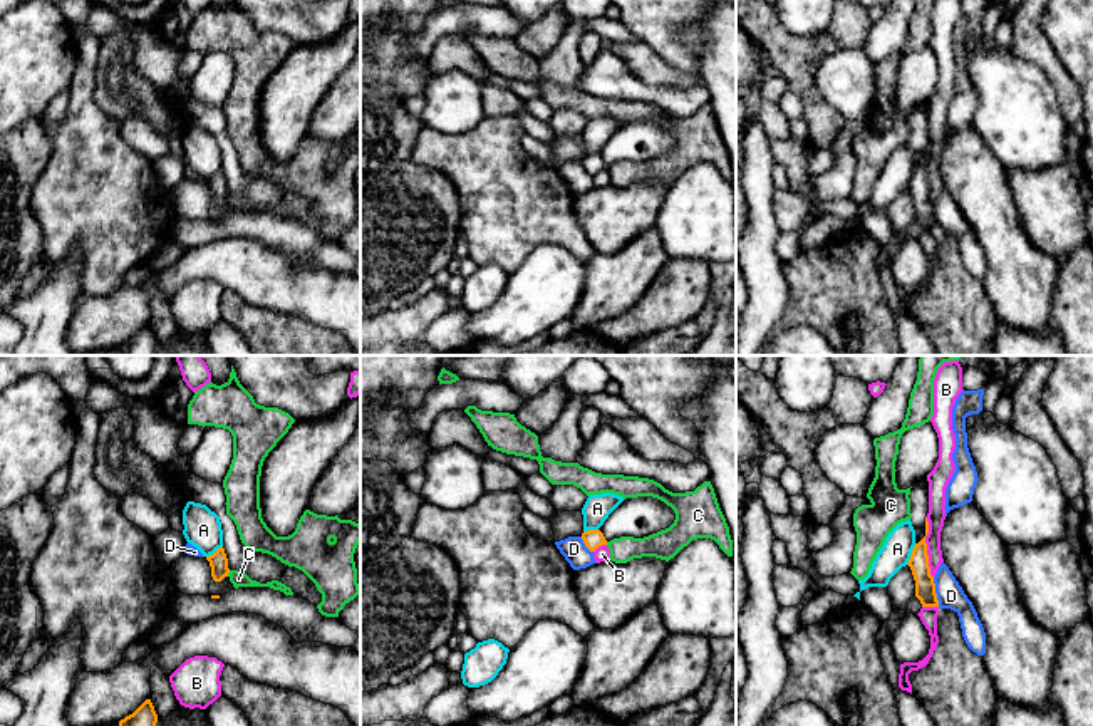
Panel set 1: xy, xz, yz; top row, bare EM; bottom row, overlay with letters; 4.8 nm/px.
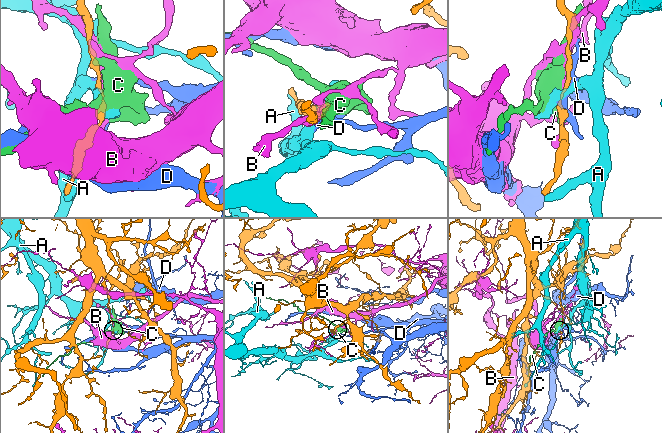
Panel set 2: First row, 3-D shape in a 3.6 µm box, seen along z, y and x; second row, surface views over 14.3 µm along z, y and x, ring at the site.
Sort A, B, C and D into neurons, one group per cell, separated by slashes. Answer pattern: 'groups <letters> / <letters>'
groups A / B / C / D

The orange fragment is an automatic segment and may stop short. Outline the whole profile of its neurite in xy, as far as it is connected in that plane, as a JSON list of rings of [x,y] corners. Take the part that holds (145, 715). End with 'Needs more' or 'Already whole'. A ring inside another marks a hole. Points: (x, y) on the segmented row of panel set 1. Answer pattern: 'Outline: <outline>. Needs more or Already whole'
Outline: [[[146,699],[132,714],[119,721],[119,726],[156,726],[158,714],[151,699]]]. Already whole

